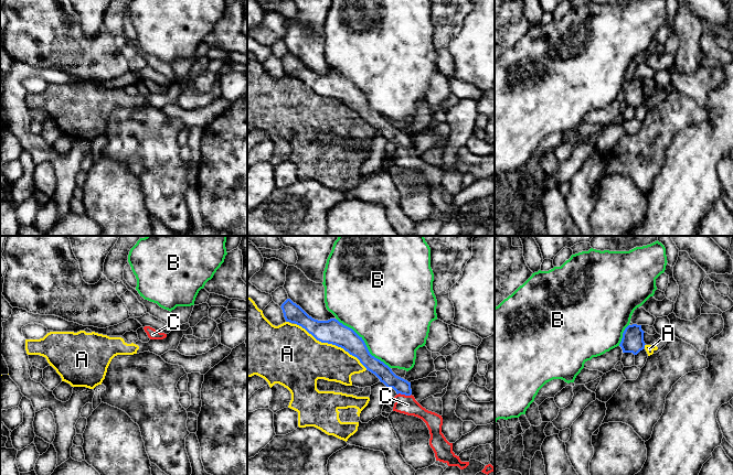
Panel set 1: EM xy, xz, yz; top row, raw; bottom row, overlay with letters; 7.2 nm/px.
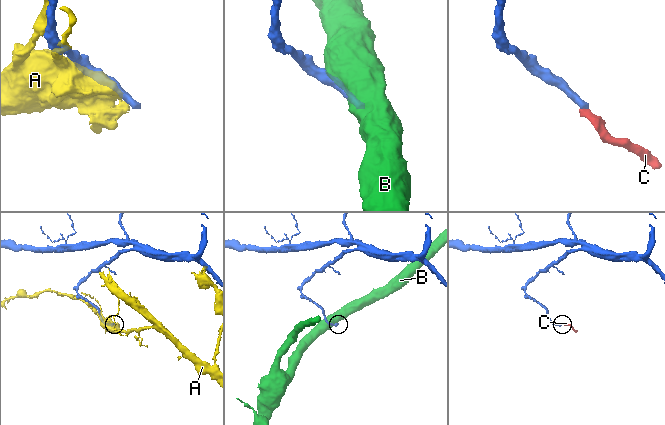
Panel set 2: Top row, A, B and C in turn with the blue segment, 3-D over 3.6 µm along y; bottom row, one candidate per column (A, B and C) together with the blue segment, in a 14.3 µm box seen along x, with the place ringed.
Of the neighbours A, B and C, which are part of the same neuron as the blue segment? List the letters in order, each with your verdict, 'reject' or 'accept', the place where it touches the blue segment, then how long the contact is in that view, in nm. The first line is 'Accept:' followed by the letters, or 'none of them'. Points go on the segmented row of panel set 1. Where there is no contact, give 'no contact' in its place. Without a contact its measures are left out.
Accept: C
A: reject | xz (331, 343) | 650 nm
B: reject | xz (364, 344) | 550 nm
C: accept | xz (404, 393) | 100 nm

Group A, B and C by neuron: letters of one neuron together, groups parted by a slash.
A / B / C

